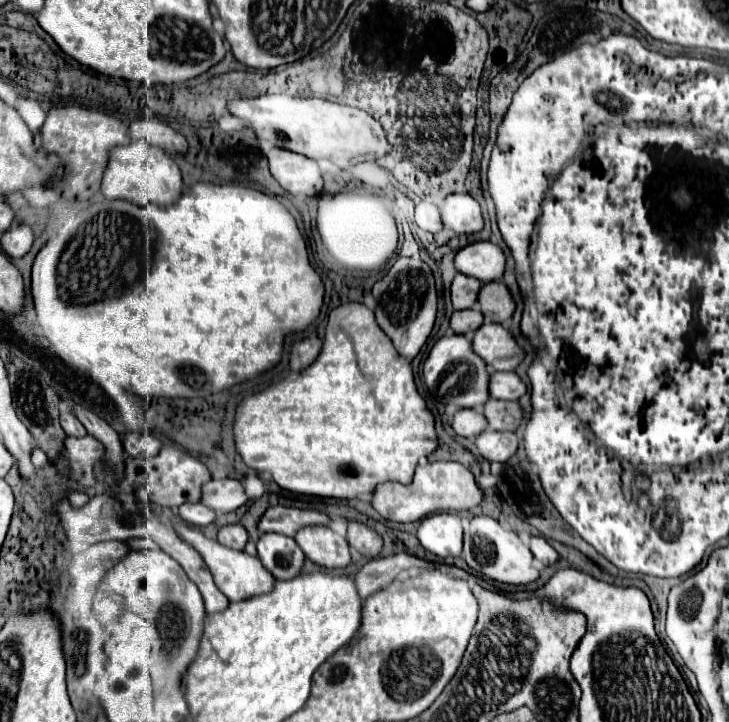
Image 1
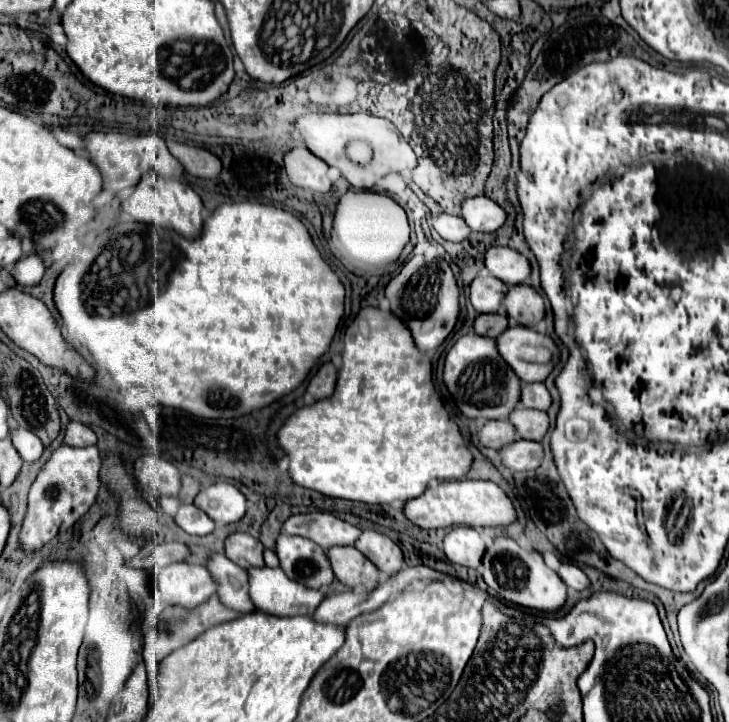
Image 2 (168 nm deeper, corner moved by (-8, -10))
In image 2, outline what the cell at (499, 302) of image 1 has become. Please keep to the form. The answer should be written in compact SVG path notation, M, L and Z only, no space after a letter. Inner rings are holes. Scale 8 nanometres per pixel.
M518 283L508 289L502 301L502 309L510 321L516 321L524 327L532 327L544 317L542 297L526 283Z

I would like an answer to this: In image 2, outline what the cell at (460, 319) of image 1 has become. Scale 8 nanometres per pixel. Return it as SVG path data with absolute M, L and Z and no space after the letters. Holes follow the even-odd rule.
M482 313L474 319L472 331L476 335L488 337L488 339L496 339L504 329L506 329L506 317L502 313Z

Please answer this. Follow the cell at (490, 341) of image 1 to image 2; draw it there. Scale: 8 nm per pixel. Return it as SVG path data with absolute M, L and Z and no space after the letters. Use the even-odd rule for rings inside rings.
M522 325L508 327L496 345L500 357L522 383L544 381L558 359L558 349L550 337Z

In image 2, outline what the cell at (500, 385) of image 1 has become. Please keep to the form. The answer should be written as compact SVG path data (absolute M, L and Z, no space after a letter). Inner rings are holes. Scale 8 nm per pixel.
M524 383L520 391L520 405L530 409L546 411L550 407L550 393L546 391L544 383Z

